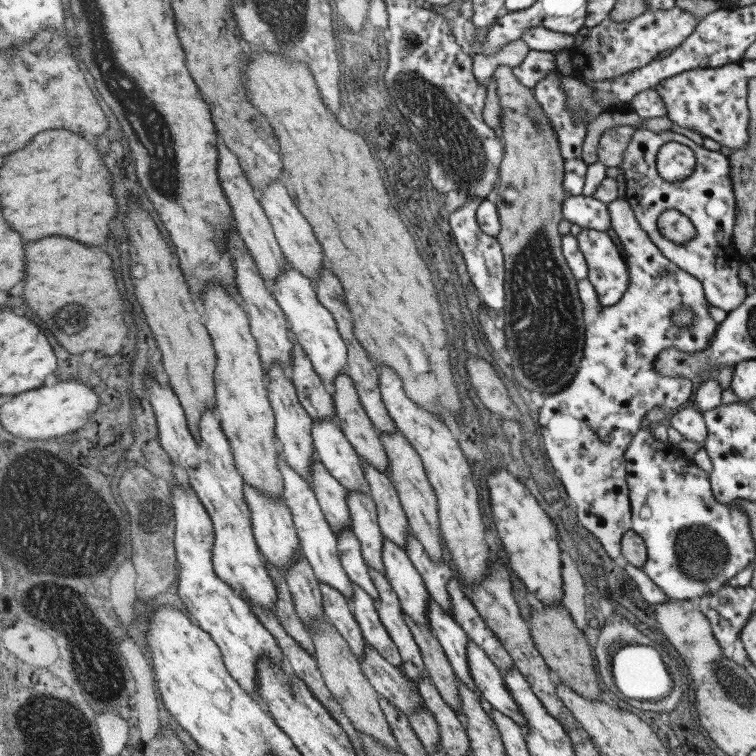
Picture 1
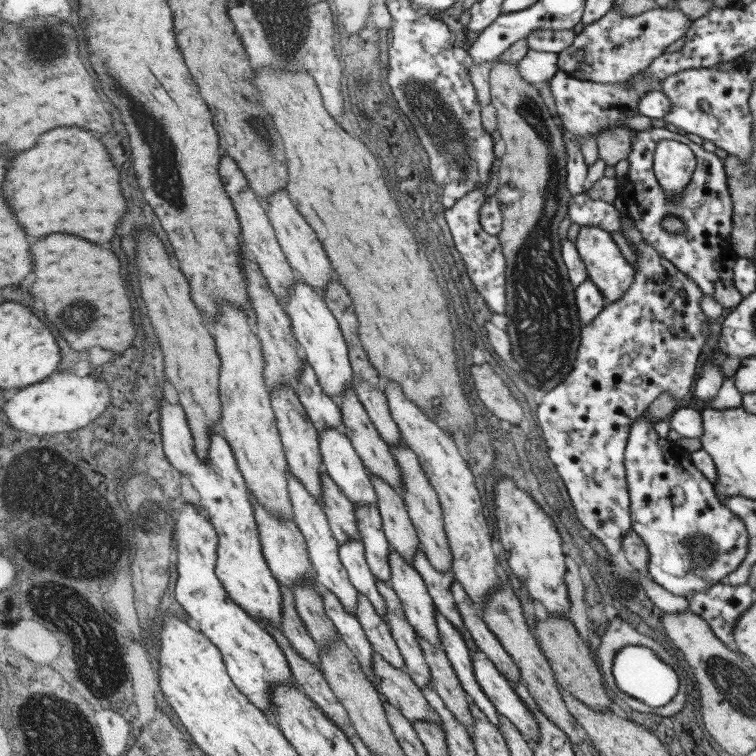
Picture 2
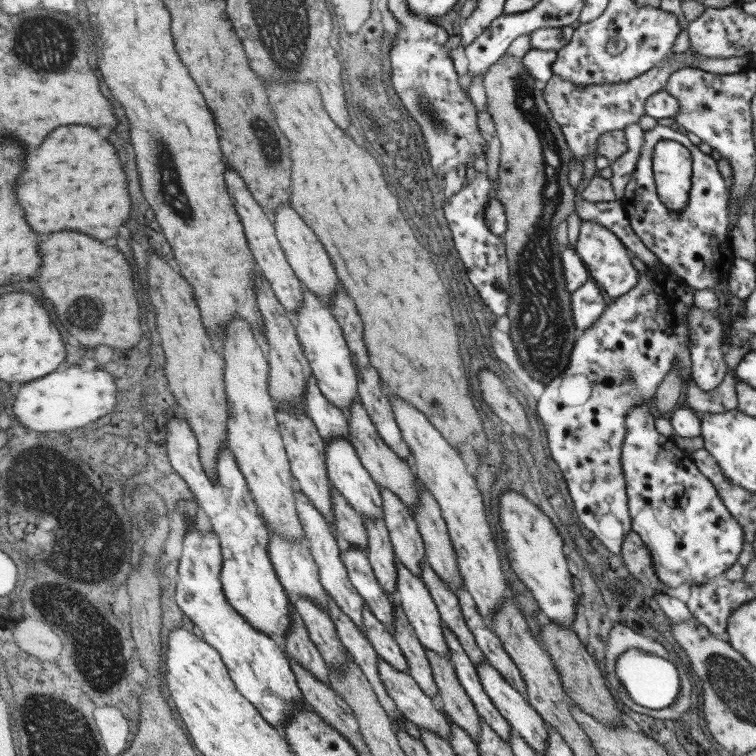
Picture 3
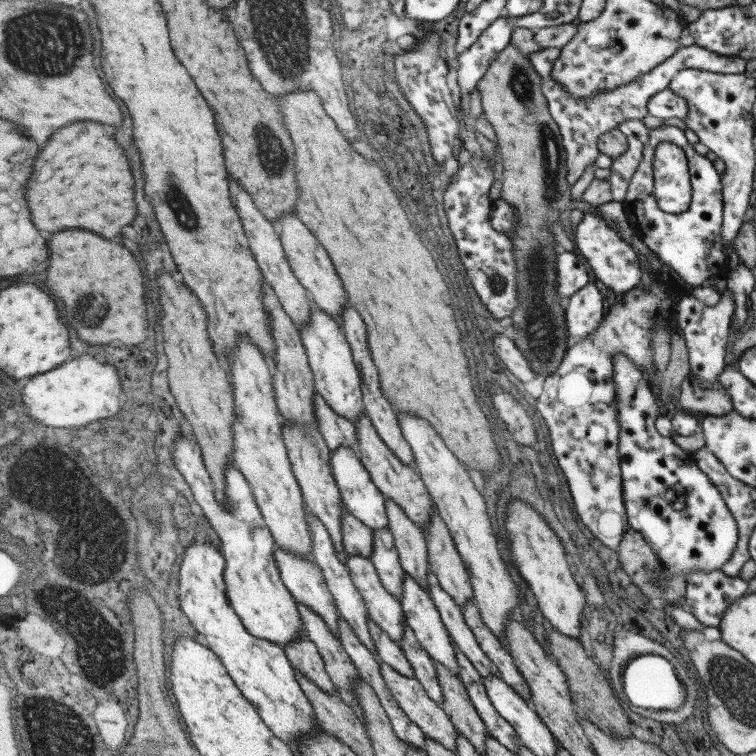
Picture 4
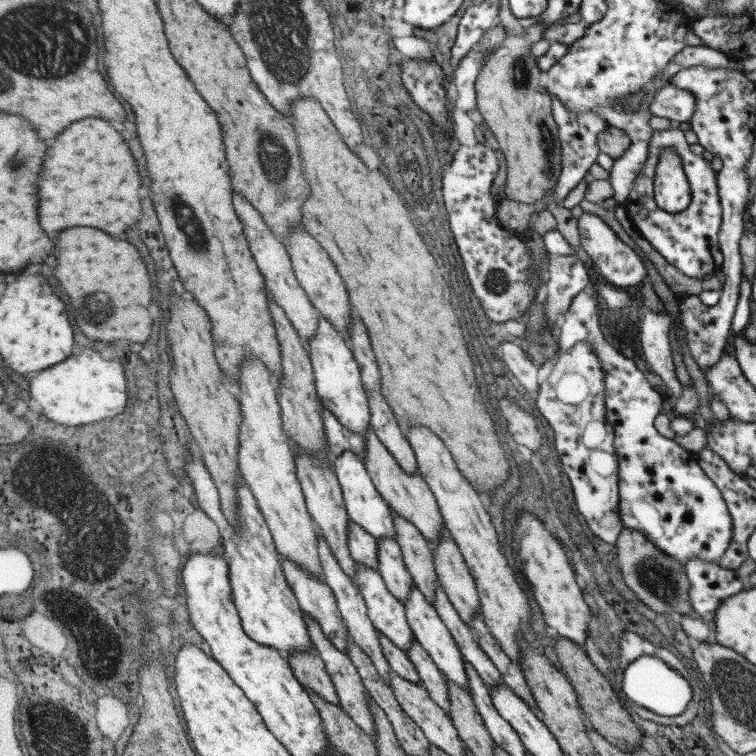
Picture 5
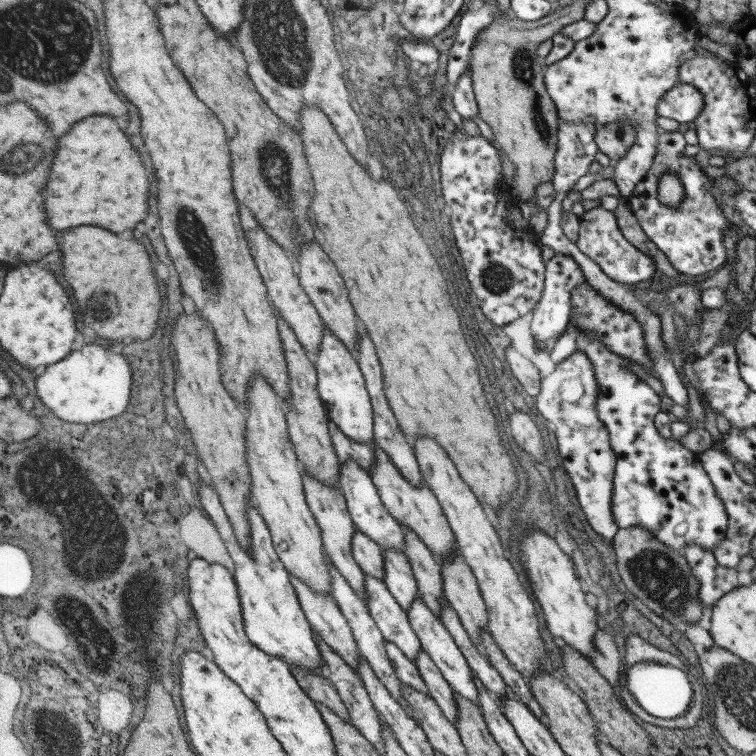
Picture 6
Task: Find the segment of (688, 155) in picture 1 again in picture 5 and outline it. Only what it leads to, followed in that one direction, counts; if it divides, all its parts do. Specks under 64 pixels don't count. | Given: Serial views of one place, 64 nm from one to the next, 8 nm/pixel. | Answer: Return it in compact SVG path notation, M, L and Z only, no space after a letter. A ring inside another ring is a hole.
M661 150L655 162L653 176L653 196L657 208L665 212L683 212L691 204L691 188L683 168L683 156L675 150Z

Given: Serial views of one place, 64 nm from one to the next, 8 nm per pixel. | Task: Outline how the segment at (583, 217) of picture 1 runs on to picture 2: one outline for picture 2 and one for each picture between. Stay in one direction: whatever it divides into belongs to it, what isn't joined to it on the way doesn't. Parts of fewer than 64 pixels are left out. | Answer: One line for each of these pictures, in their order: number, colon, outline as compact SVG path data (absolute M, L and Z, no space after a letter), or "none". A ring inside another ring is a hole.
2: M585 192L571 196L567 204L567 218L577 226L597 226L607 232L623 234L617 208L603 200L591 200Z

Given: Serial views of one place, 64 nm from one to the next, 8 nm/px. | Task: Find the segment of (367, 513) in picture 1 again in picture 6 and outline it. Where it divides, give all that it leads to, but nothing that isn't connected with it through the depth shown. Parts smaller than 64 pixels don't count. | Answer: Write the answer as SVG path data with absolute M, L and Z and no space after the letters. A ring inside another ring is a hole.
M397 548L385 550L385 584L391 590L395 602L407 612L419 590L405 554Z

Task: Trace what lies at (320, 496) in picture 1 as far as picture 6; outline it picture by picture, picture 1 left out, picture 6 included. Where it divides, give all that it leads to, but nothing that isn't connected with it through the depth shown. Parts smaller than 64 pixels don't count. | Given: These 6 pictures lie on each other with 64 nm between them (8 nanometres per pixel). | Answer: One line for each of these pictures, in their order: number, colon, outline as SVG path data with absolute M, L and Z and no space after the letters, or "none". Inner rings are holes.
2: M323 468L323 510L329 516L331 528L343 546L347 540L361 540L361 530L357 524L357 506L347 498L345 490L331 478L331 474Z
3: M333 488L333 510L335 510L335 528L337 528L337 540L341 546L341 552L363 548L369 550L369 534L365 526L365 516L361 516L339 492L339 488Z
4: M343 506L343 538L349 556L363 556L369 560L373 558L375 530L357 516L353 516L353 512L347 506Z
5: M351 520L349 526L349 548L357 564L365 564L379 572L379 538L369 534L361 524Z
6: M357 530L353 538L353 554L365 574L385 580L385 550L377 540Z

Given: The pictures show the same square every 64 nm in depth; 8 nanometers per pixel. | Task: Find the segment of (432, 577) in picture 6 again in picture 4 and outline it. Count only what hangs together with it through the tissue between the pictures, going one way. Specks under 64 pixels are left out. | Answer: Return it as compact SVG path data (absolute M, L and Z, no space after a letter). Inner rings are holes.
M393 500L387 502L387 516L401 570L413 580L417 580L417 584L429 592L427 588L429 562L423 530L415 522L411 522Z

